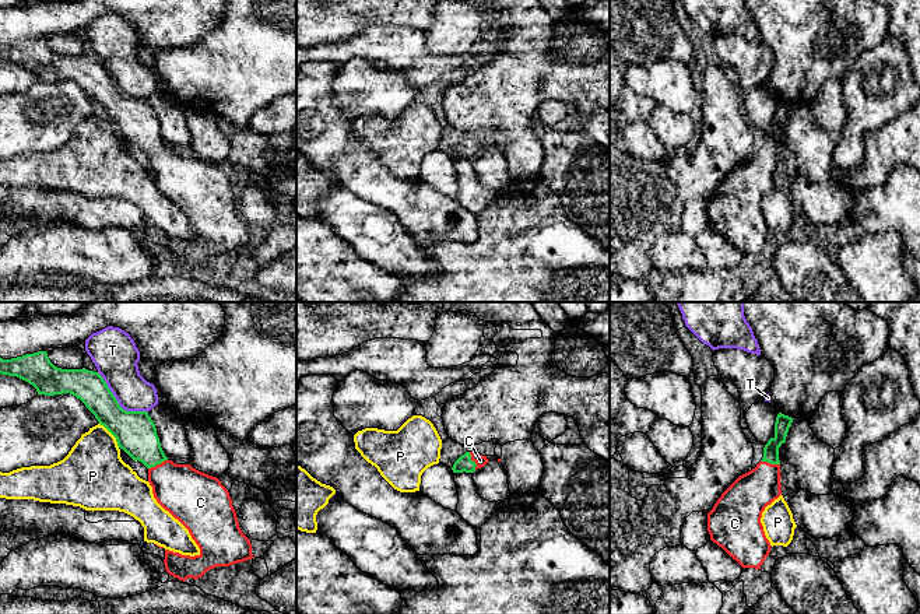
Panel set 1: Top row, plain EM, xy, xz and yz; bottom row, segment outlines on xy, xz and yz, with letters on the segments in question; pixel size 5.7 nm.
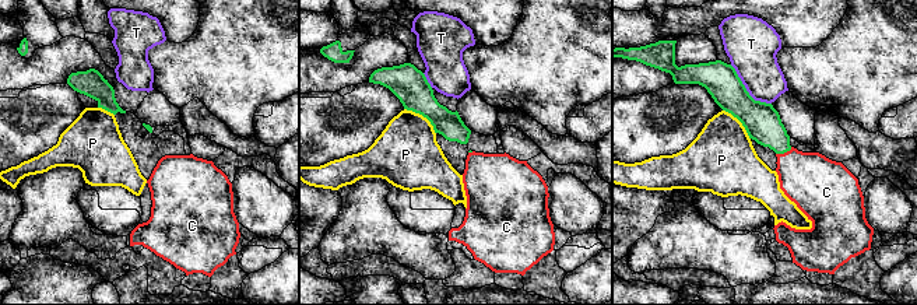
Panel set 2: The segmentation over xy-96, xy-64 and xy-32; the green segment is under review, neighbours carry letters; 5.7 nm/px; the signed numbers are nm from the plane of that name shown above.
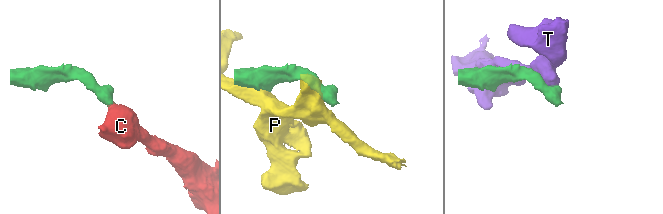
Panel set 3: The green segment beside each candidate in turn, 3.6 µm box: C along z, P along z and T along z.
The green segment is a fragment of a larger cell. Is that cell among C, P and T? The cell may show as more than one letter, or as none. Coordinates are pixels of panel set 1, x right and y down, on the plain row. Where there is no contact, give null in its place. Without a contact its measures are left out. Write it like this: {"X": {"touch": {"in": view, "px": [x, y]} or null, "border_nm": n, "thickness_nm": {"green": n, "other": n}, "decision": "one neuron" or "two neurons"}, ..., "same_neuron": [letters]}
{"C": {"touch": {"in": "xy", "px": [157, 150]}, "border_nm": 130, "thickness_nm": {"green": 240, "other": 300}, "decision": "one neuron"}, "P": {"touch": {"in": "xy", "px": [112, 120]}, "border_nm": 180, "thickness_nm": {"green": 240, "other": 360}, "decision": "two neurons"}, "T": {"touch": {"in": "xy", "px": [118, 90]}, "border_nm": 380, "thickness_nm": {"green": 240, "other": 240}, "decision": "two neurons"}, "same_neuron": ["C"]}

